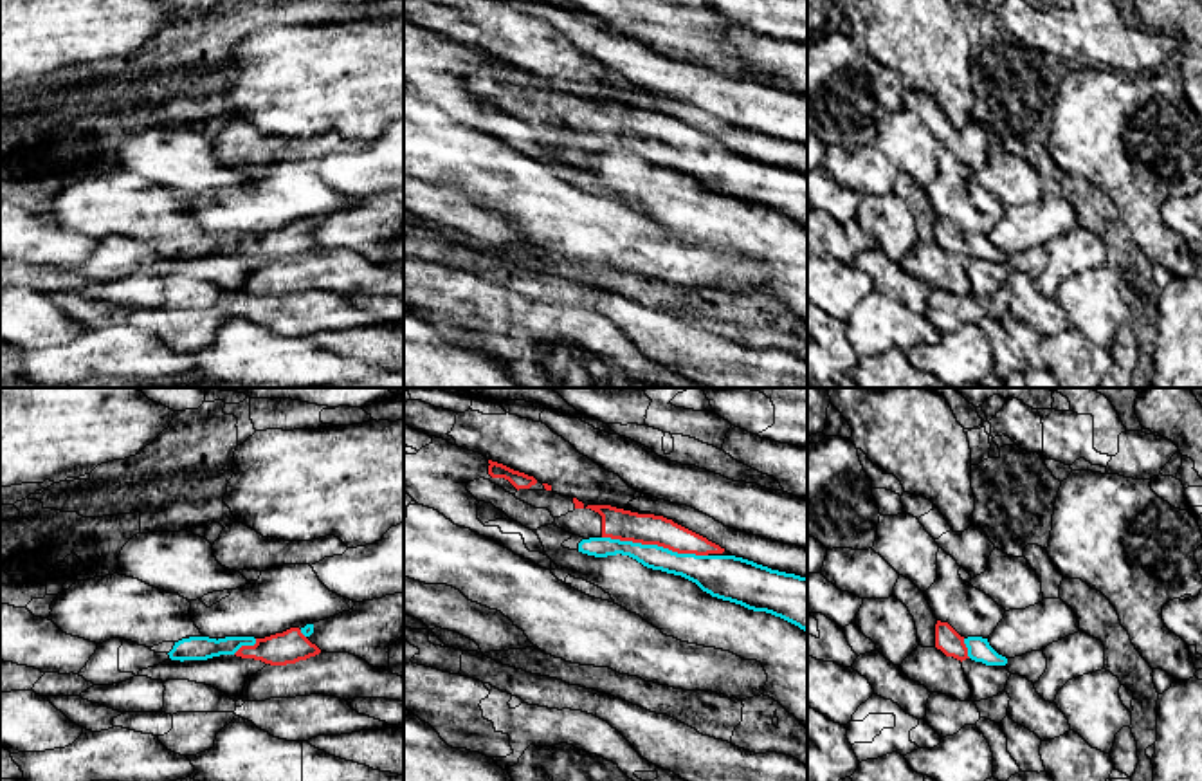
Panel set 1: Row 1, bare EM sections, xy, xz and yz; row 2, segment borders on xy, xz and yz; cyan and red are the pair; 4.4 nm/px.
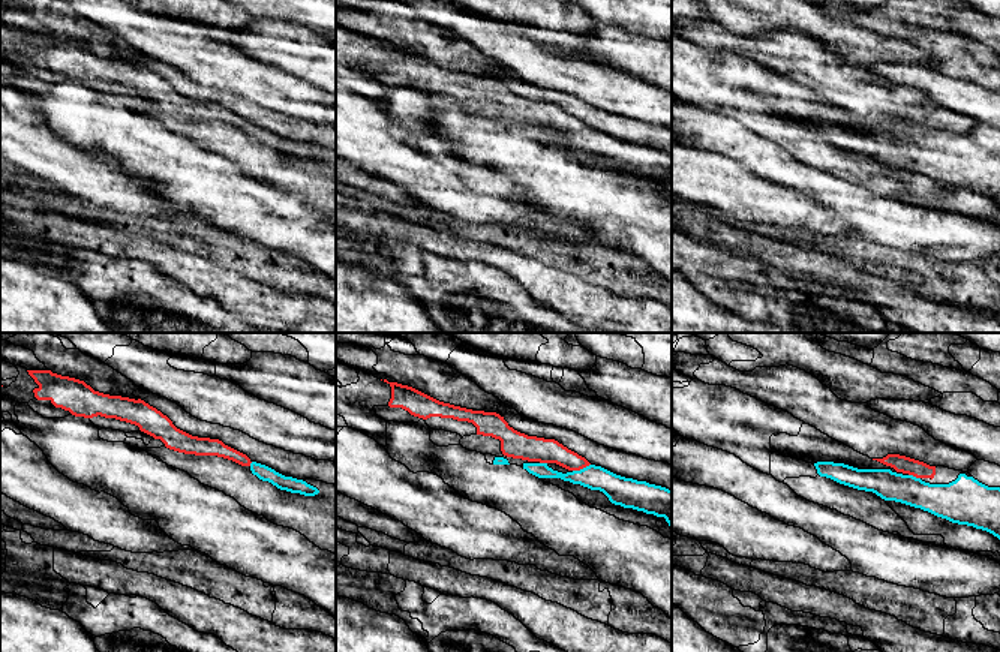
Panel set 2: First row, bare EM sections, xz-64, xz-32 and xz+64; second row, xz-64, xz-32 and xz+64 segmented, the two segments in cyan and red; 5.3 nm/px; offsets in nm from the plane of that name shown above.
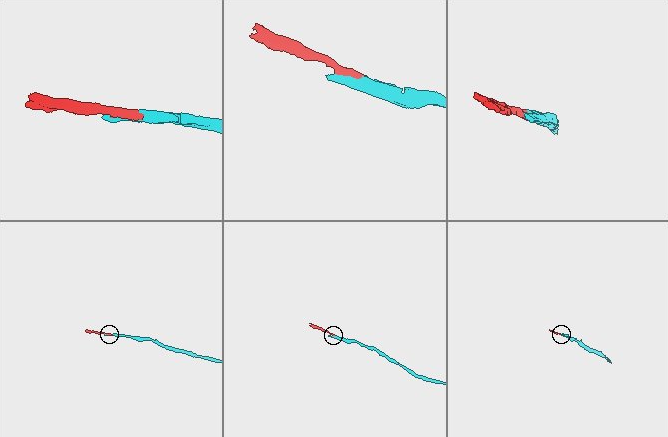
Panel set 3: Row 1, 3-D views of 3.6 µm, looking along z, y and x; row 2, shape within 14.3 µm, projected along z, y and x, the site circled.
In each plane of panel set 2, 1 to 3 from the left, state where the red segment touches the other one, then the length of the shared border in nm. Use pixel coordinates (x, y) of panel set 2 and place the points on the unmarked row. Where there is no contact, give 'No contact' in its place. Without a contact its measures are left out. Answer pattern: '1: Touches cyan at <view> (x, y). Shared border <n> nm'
1: Touches cyan at xz-64 (251, 128). Shared border 30 nm
2: Touches cyan at xz-32 (580, 134). Shared border 100 nm
3: Touches cyan at xz+64 (915, 141). Shared border 70 nm

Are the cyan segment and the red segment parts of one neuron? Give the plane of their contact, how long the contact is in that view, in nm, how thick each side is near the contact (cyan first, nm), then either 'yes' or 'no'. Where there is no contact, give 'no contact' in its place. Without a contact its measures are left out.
contact in xz; length 480 nm; calibres 140 and 140 nm; yes

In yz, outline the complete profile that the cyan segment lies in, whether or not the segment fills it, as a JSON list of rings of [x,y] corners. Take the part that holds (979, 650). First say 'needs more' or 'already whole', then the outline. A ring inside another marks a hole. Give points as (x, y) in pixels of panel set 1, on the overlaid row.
needs more; [[[937,620],[935,624],[935,648],[946,657],[957,660],[971,658],[986,666],[1006,666],[1007,658],[998,655],[982,637],[961,637],[948,622]]]

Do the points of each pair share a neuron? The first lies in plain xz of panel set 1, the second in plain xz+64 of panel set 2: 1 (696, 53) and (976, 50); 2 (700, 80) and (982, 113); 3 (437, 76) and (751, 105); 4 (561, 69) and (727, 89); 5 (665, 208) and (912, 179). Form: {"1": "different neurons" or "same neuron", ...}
{"1": "same neuron", "2": "same neuron", "3": "same neuron", "4": "different neurons", "5": "same neuron"}

